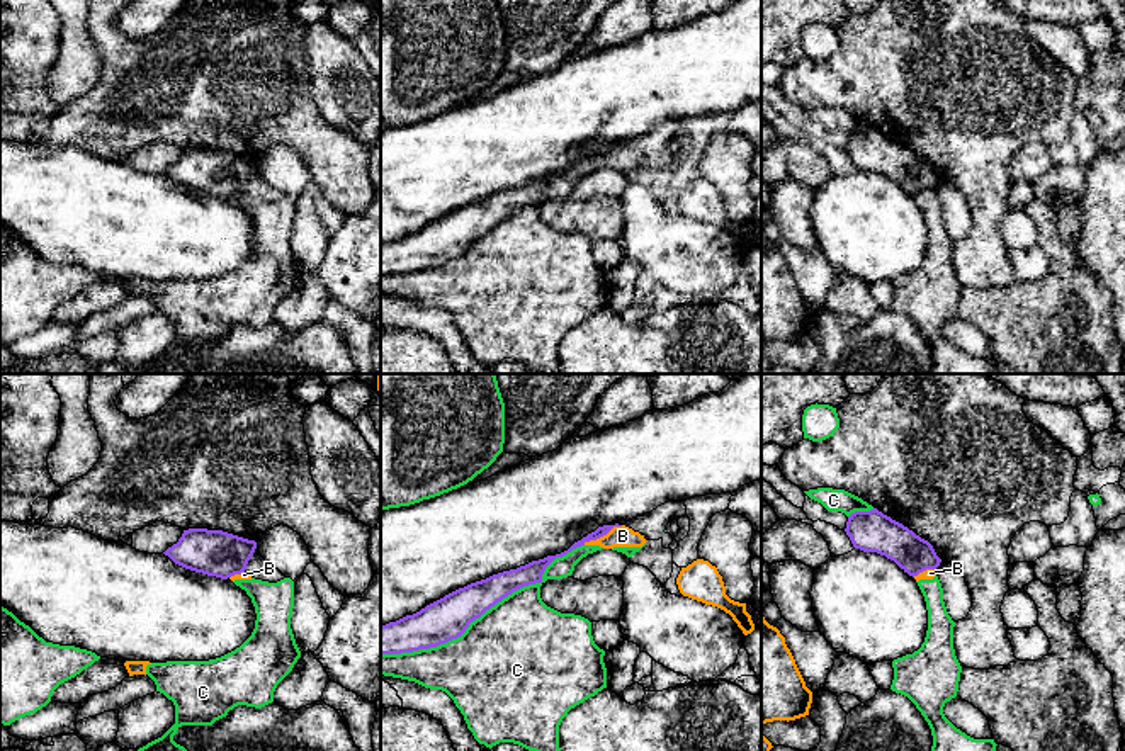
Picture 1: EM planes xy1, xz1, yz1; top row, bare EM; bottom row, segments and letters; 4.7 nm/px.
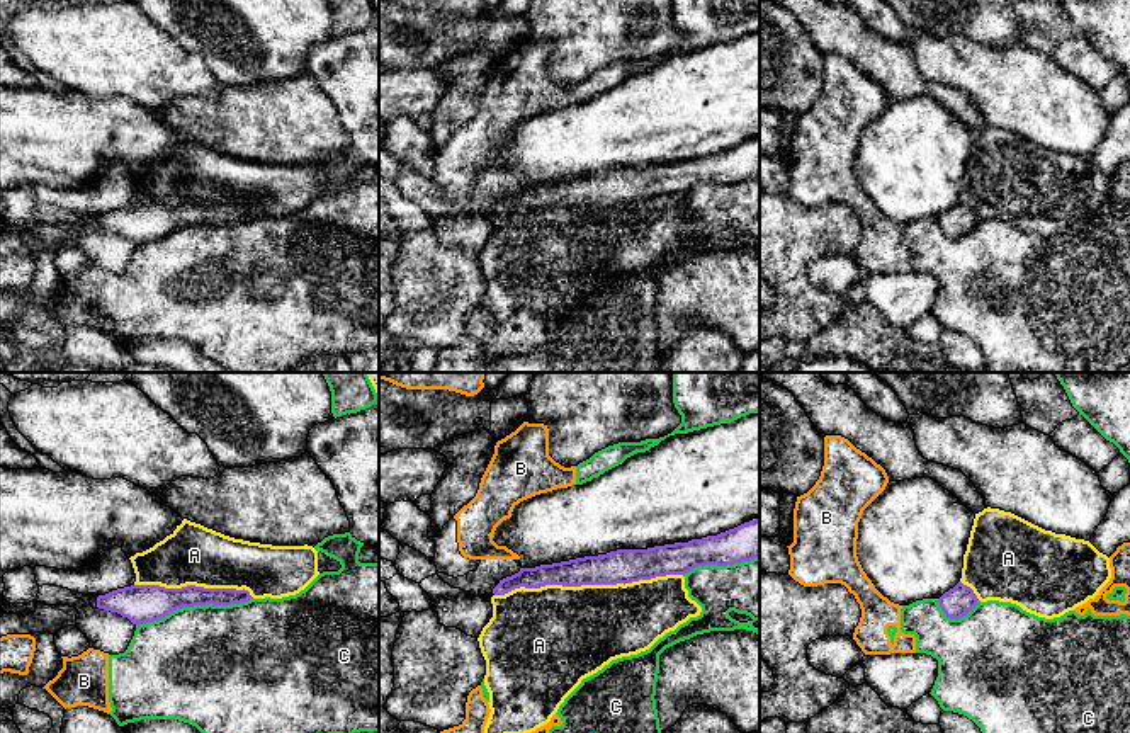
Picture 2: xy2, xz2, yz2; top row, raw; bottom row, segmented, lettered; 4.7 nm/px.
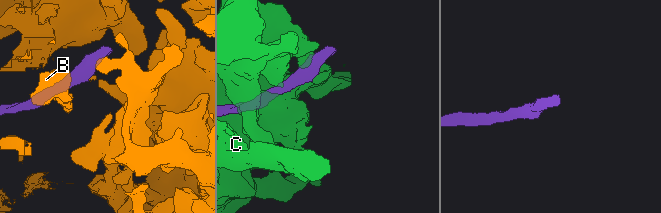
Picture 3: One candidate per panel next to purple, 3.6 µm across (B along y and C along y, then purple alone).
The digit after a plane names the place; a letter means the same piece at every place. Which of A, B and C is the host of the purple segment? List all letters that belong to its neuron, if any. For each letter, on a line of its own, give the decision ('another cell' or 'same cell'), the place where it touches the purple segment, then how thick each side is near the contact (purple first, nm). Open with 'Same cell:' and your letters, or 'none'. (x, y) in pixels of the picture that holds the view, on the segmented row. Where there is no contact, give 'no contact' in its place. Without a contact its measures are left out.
Same cell: none
A: another cell | xz2 (588, 584) | 160/440 nm
B: another cell | xz1 (602, 536) | 50/100 nm
C: another cell | xz1 (485, 610) | 200/500 nm

